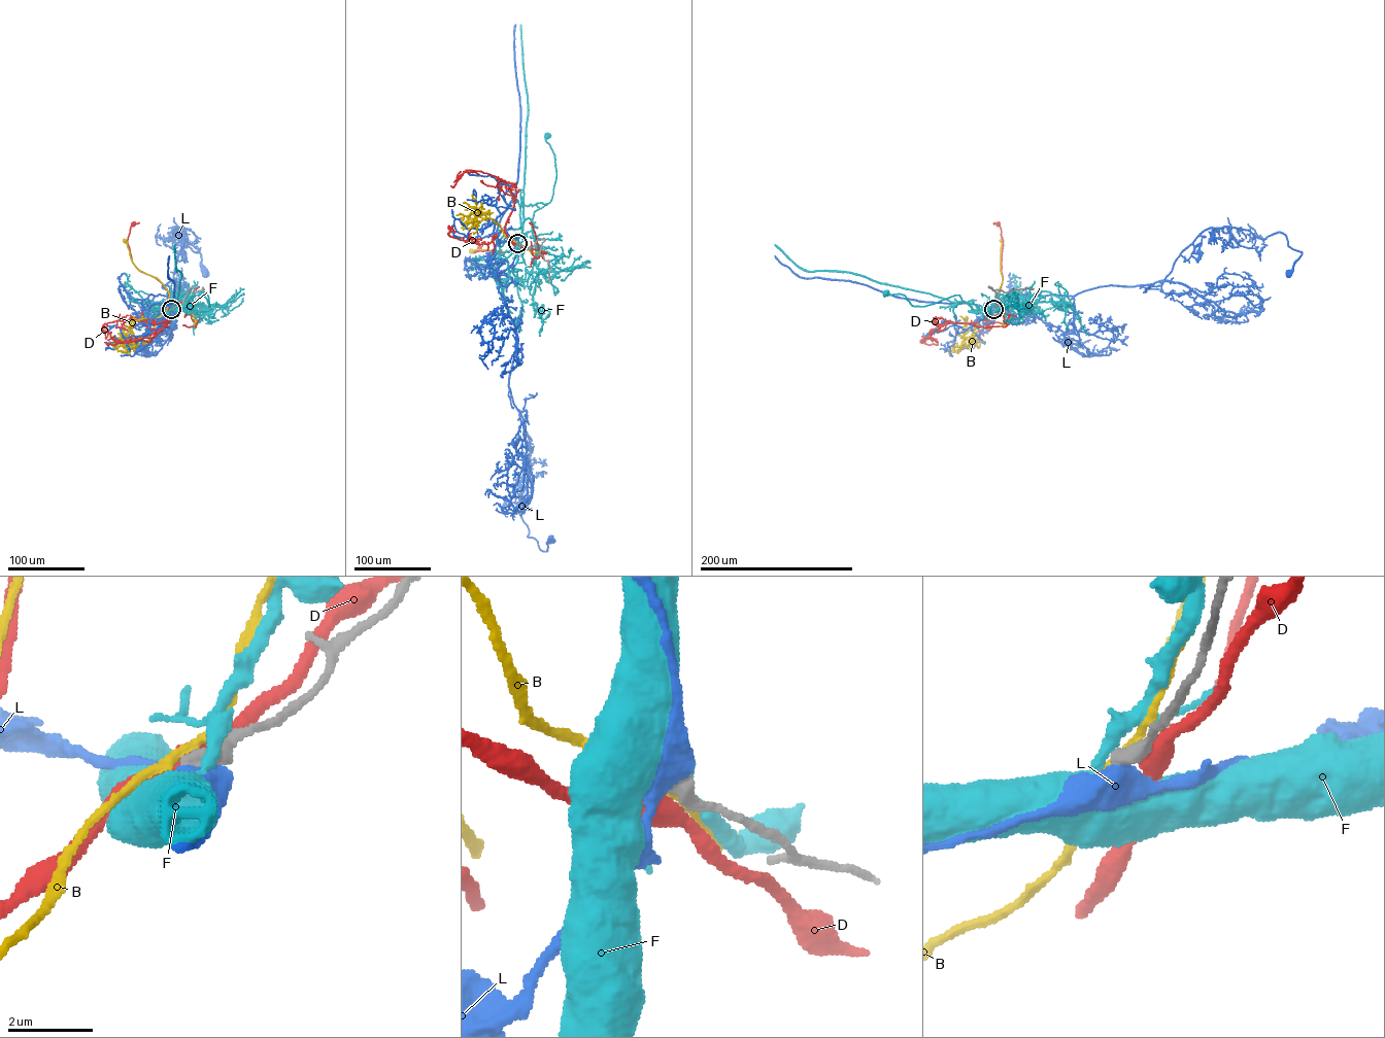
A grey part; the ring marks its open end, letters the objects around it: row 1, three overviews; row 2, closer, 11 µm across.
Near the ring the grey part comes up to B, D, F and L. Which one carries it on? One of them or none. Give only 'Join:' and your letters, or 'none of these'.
Join: none of these

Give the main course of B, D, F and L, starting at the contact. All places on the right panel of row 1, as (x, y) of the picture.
B: (994, 309), (981, 320), (993, 310), (1001, 284), (1002, 240)
D: (994, 308), (1002, 282), (1003, 241), (998, 225)
F: (993, 309), (969, 311), (971, 308), (958, 295), (924, 306), (913, 306), (904, 295), (885, 292)
L: (994, 309), (1014, 295), (1153, 283), (1211, 228), (1283, 233), (1302, 252), (1288, 272)

